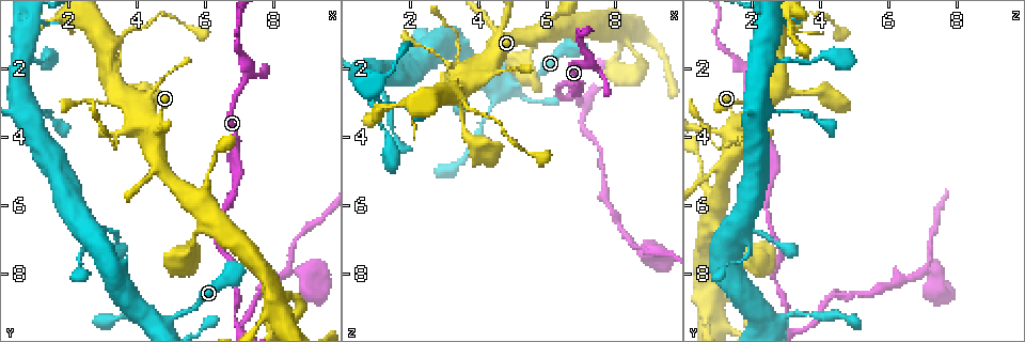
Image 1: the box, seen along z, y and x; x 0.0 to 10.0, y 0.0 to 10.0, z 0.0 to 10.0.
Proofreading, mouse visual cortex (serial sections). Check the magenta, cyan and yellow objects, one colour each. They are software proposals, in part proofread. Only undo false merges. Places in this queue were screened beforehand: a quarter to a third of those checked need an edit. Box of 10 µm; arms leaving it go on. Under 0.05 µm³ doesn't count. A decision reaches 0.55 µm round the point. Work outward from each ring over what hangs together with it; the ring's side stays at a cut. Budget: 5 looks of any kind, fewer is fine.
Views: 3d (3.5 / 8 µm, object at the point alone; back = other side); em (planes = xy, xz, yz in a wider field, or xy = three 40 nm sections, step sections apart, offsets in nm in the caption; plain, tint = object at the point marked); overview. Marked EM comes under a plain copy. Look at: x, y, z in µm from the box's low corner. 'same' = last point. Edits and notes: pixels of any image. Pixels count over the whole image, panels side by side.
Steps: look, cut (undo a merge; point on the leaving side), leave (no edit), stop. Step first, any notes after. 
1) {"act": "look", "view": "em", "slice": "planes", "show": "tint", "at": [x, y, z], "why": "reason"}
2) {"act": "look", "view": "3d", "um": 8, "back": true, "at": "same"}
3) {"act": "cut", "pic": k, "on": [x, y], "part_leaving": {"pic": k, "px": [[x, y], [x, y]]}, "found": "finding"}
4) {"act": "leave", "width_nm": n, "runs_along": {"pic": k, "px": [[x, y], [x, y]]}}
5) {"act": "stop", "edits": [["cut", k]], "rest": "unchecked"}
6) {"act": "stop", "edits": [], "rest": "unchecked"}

{"act": "look", "view": "3d", "um": 3.5, "at": [2.40, 7.75, 1.65], "why": "abrupt turn"}

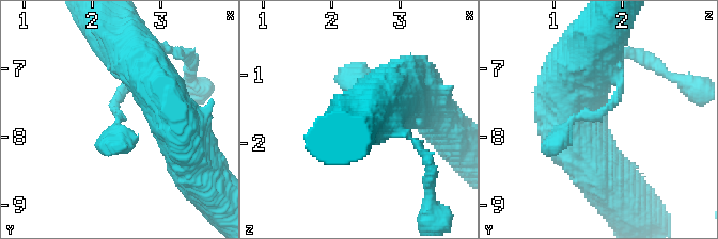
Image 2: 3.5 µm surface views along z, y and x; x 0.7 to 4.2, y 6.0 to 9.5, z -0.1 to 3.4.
{"act": "look", "view": "em", "slice": "xy", "step": 5, "show": "tint", "at": [2.35, 7.70, 1.65]}

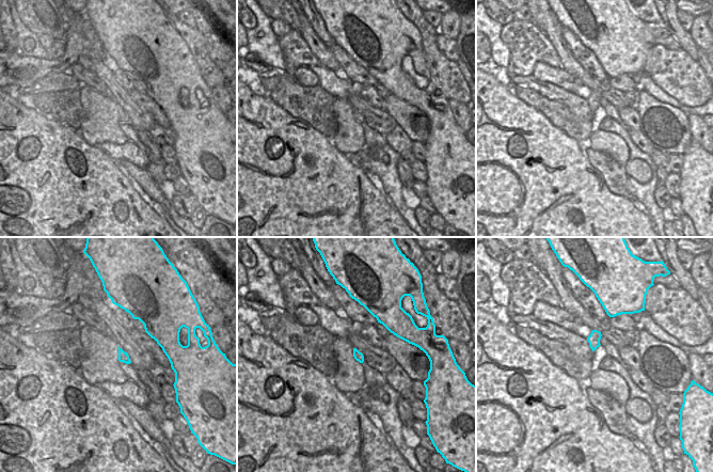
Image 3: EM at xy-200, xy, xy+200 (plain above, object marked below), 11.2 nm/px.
{"act": "leave", "runs_along": {"pic": 2, "px": [[590, 47], [621, 90], [541, 148]]}, "found": "one cell here"}

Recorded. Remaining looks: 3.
{"act": "look", "view": "3d", "um": 3.5, "back": true, "at": [3.15, 1.25, 2.75], "why": "branch point"}

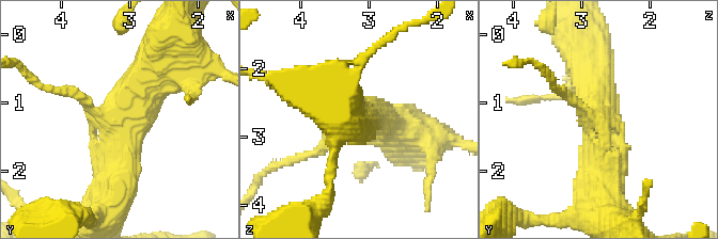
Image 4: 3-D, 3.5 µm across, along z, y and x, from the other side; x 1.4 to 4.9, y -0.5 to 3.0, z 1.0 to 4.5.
{"act": "look", "view": "em", "slice": "xy", "step": 2, "show": "tint", "at": [3.15, 1.30, 2.75], "arms": 3, "arm_widths_nm": [150, 500, 600]}

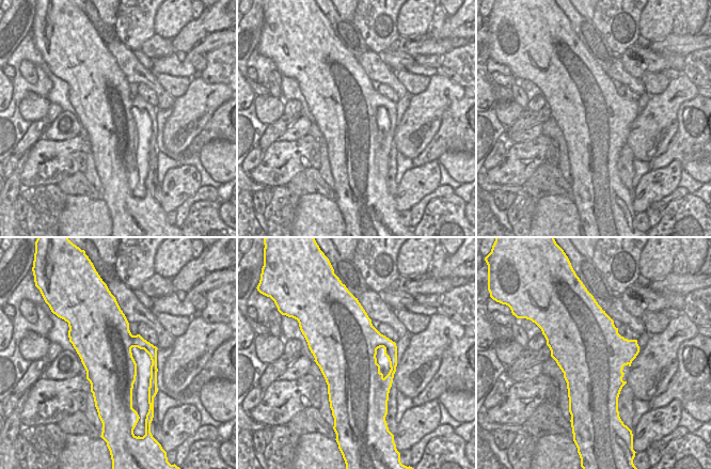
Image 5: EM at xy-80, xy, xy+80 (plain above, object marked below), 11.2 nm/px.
{"act": "leave", "width_nm": 750, "runs_along": {"pic": 4, "px": [[113, 192], [120, 124], [162, 65]]}, "found": "one cell here"}

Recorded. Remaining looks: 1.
{"act": "stop", "edits": [], "rest": "unchecked"}

